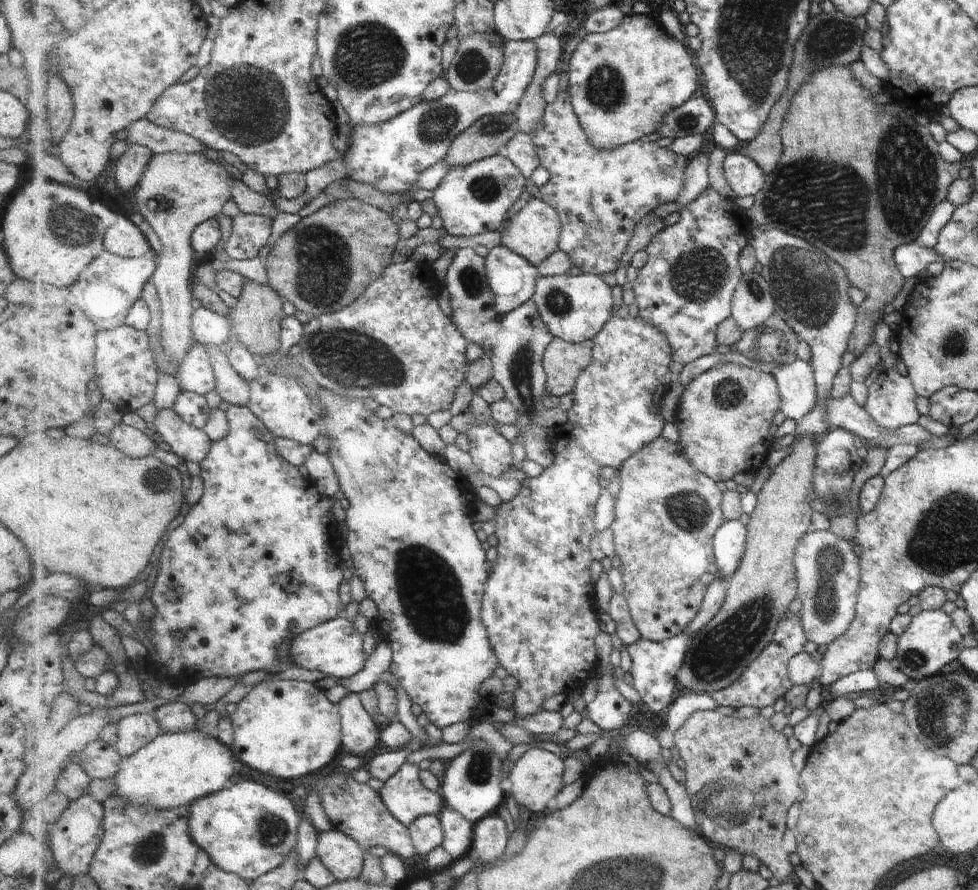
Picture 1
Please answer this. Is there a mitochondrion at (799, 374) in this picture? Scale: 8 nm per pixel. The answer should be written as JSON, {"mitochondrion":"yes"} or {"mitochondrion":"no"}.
{"mitochondrion":"no"}

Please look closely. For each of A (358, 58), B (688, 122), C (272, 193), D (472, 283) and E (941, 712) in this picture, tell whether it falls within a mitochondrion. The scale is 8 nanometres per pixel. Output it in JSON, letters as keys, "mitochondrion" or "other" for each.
{"A":"mitochondrion","B":"mitochondrion","C":"other","D":"mitochondrion","E":"mitochondrion"}

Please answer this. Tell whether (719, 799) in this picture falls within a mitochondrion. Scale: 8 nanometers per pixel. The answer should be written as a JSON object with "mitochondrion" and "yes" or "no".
{"mitochondrion":"yes"}

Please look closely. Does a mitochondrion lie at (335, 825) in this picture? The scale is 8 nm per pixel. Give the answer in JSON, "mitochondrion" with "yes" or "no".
{"mitochondrion":"no"}

